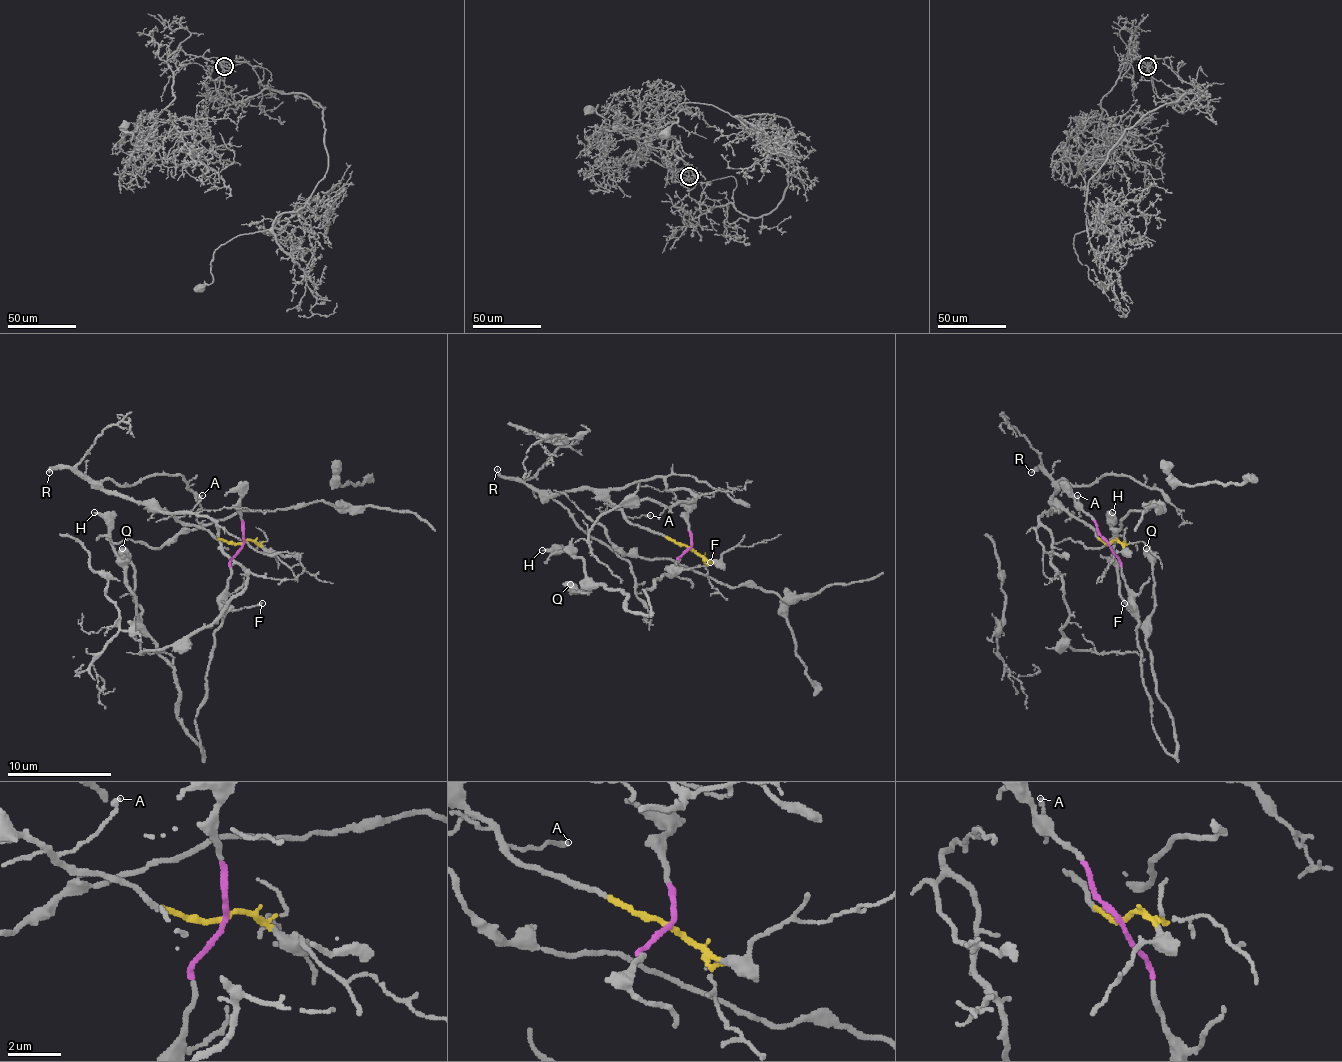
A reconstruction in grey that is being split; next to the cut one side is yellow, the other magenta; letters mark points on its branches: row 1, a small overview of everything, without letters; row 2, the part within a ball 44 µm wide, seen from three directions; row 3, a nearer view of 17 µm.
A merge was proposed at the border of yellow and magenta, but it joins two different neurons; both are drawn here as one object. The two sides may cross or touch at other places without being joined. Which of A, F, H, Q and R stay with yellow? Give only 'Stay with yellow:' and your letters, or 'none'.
Stay with yellow: A, R

